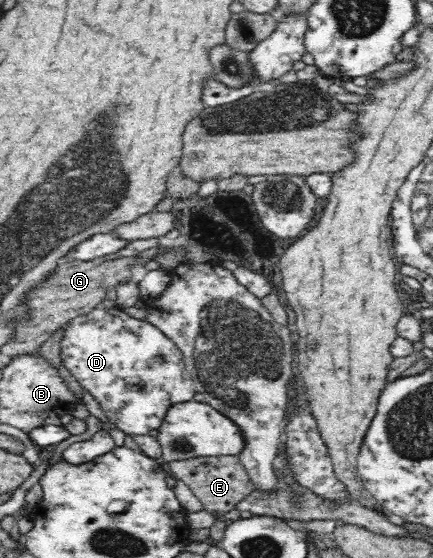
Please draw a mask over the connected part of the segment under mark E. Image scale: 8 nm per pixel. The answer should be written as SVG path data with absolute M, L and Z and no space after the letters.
M202 456L189 460L171 461L169 469L171 469L173 477L177 481L182 481L195 494L195 497L199 499L201 505L203 505L203 509L209 511L213 516L219 514L225 516L227 519L234 517L236 515L237 504L245 501L254 491L249 474L238 456Z

